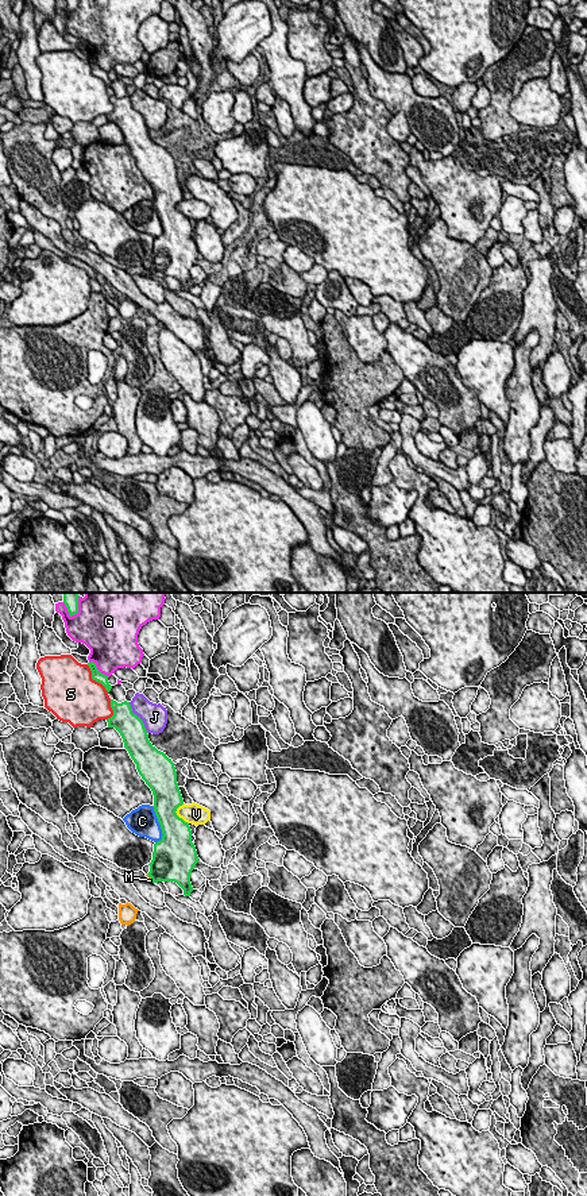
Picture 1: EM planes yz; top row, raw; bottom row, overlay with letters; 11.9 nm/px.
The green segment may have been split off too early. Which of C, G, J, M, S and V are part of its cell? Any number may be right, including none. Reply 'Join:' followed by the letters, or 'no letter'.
Join: M

